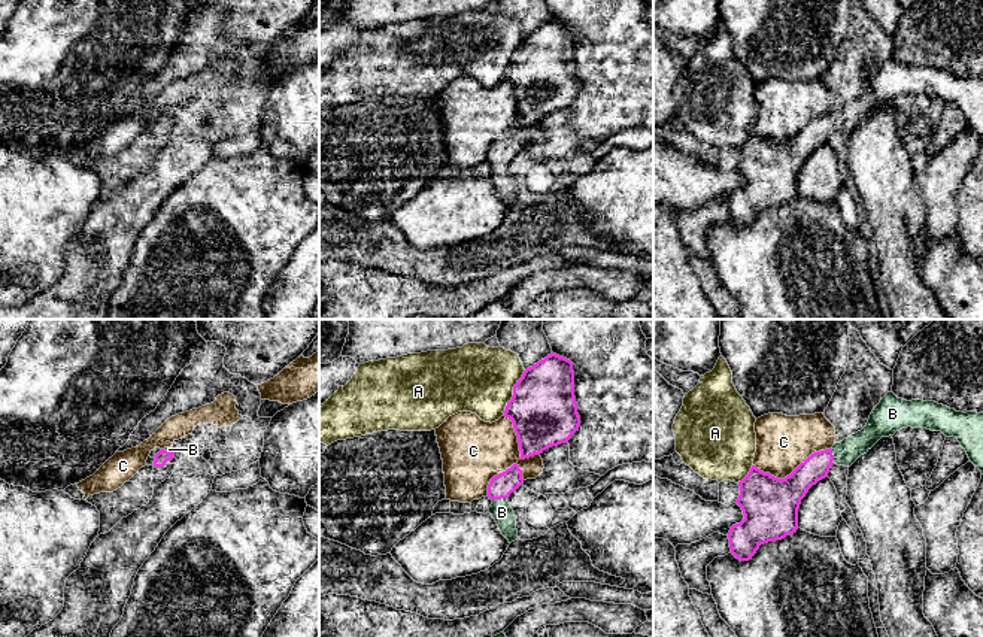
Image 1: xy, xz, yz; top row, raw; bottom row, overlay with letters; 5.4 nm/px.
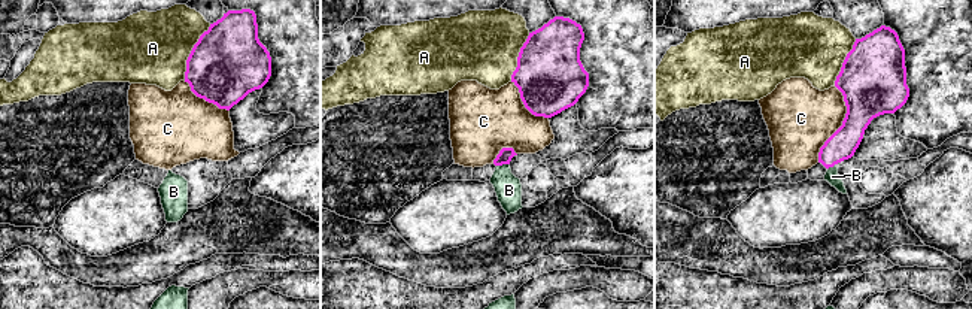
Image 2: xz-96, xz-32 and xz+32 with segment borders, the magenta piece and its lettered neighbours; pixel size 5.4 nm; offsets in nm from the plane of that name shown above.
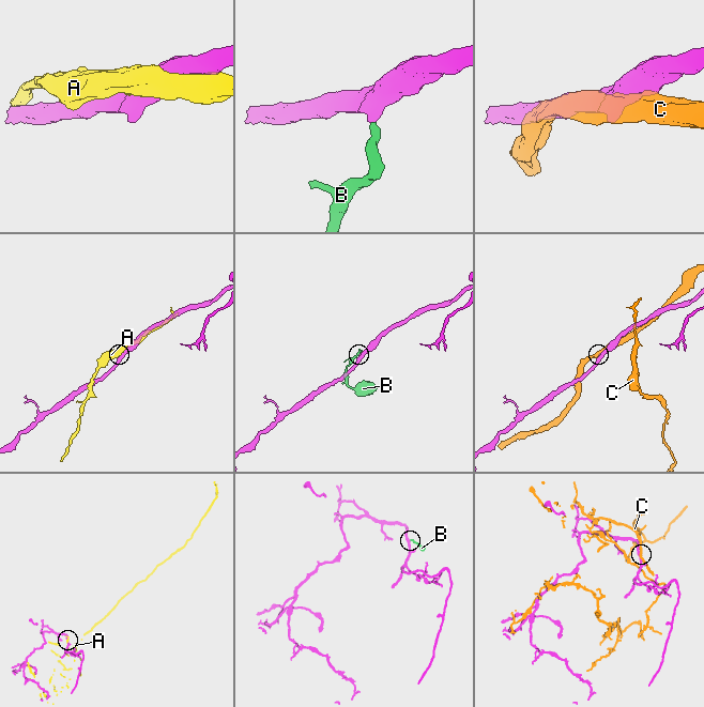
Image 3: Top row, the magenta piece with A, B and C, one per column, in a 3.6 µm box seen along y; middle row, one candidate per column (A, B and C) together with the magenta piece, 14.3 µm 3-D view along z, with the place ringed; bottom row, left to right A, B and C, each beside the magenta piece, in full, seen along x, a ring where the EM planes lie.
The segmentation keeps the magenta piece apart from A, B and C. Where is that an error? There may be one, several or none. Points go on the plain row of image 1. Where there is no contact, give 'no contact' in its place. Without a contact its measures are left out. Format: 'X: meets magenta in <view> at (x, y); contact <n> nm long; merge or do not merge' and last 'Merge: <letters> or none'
A: meets magenta in xz at (513, 58); contact 280 nm long; do not merge
B: meets magenta in xz at (498, 164); contact 80 nm long; merge
C: meets magenta in yz at (794, 136); contact 440 nm long; do not merge
Merge: B

